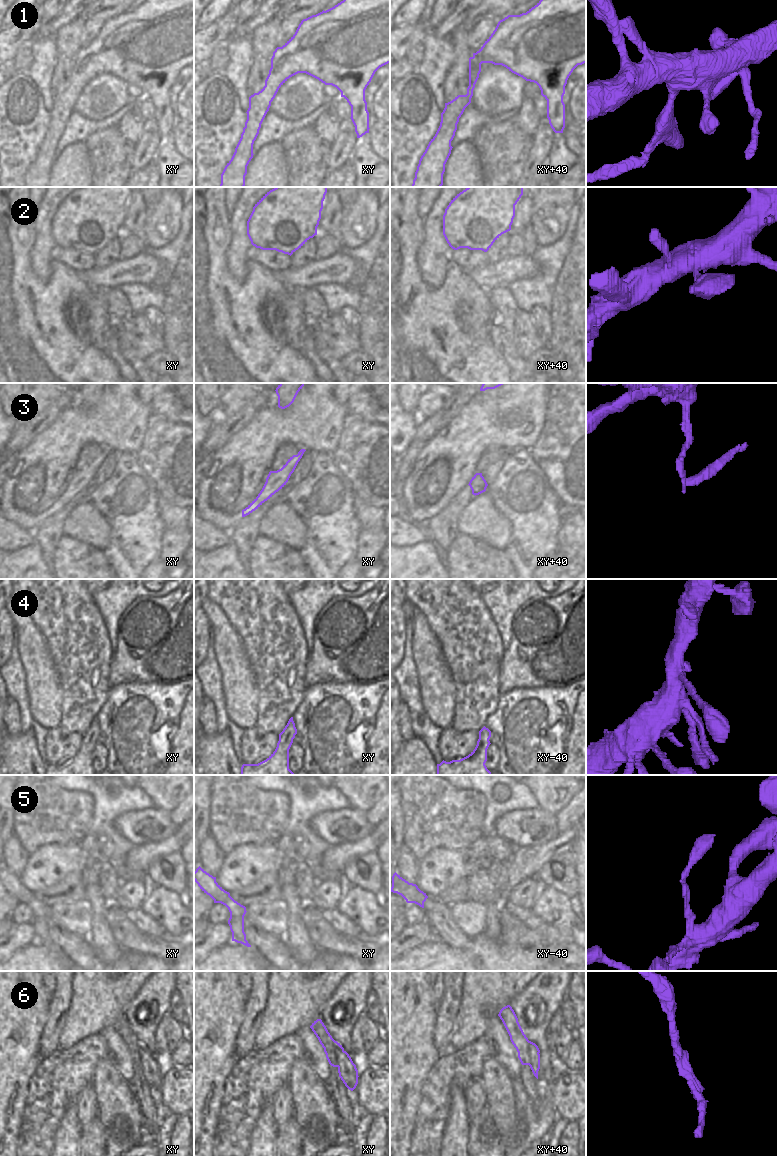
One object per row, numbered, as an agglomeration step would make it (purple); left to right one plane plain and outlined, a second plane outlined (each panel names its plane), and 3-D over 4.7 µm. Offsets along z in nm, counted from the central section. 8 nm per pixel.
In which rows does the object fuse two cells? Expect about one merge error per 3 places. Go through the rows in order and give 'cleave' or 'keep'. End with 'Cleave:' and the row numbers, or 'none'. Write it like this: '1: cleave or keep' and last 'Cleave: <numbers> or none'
1: cleave
2: keep
3: cleave
4: keep
5: keep
6: cleave
Cleave: 1, 3, 6

